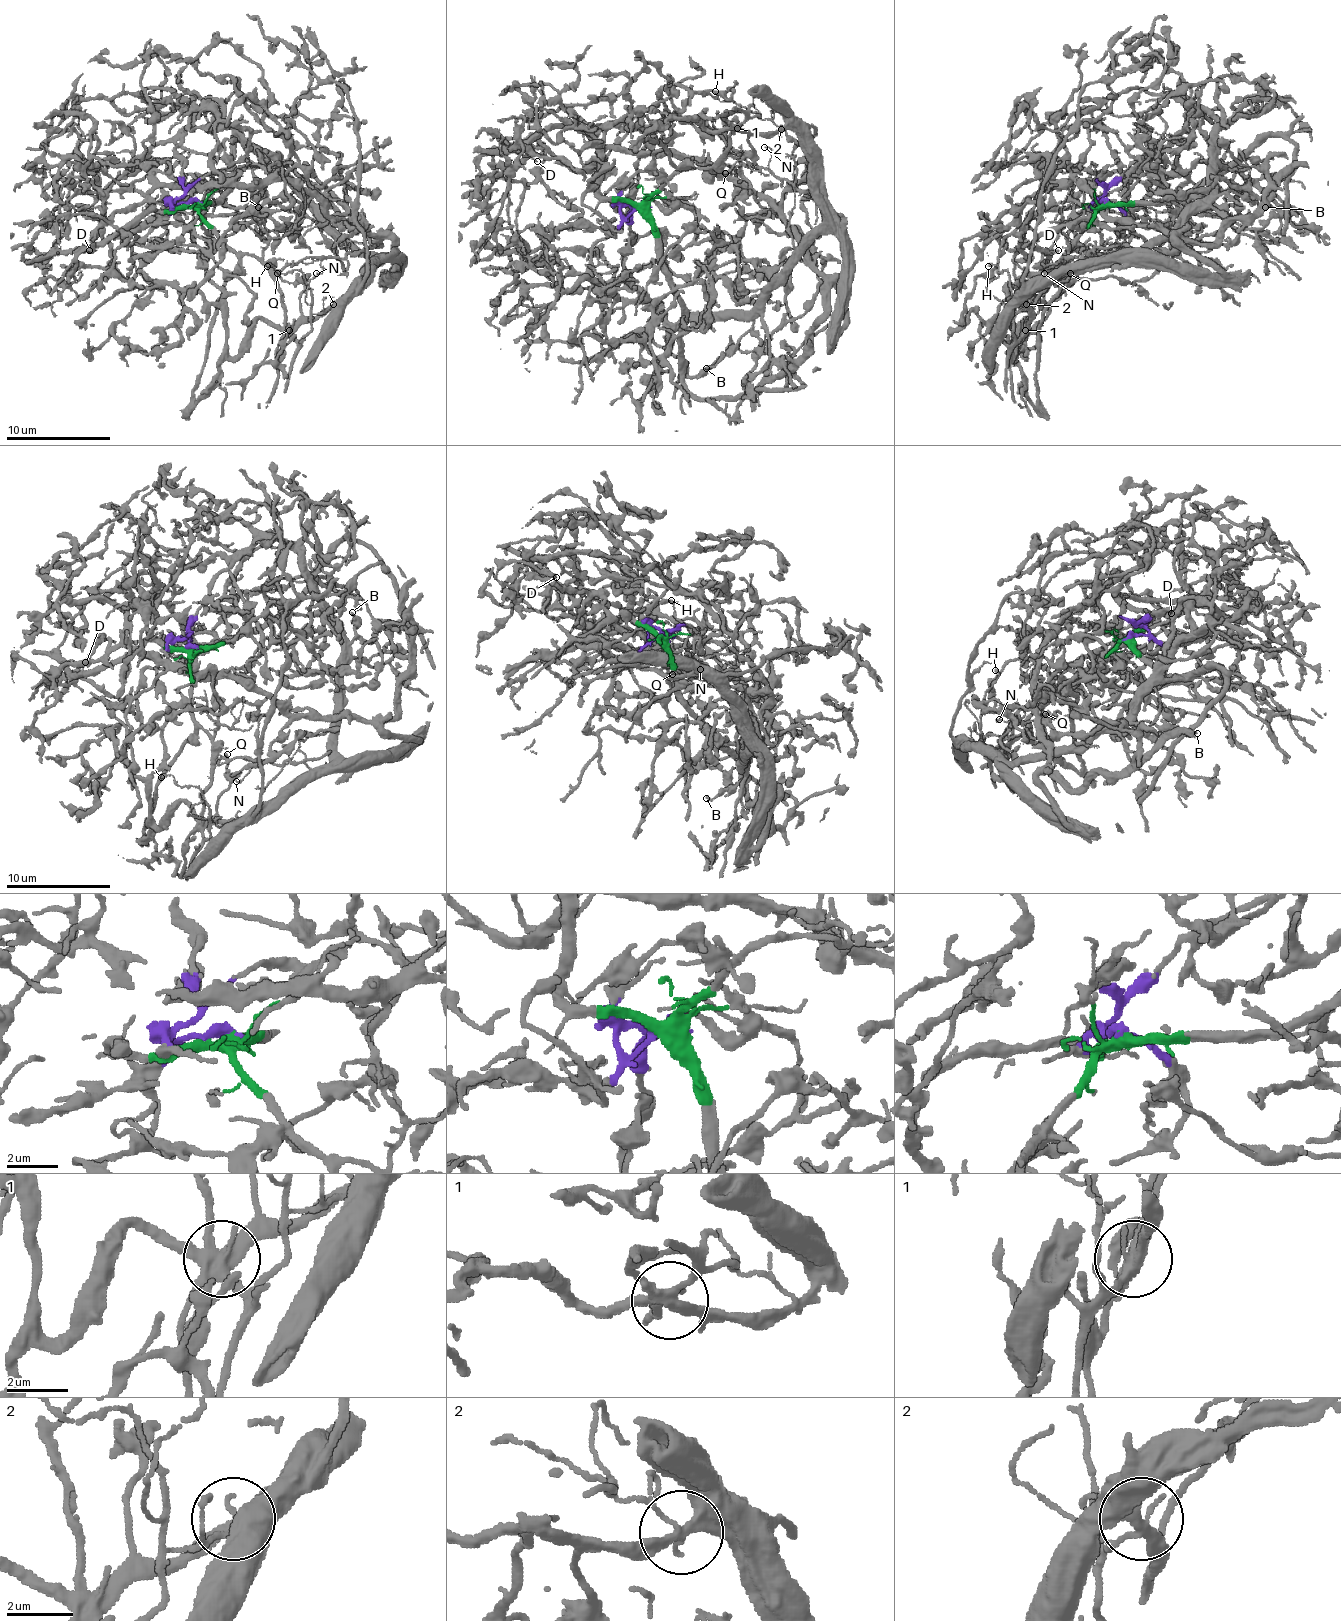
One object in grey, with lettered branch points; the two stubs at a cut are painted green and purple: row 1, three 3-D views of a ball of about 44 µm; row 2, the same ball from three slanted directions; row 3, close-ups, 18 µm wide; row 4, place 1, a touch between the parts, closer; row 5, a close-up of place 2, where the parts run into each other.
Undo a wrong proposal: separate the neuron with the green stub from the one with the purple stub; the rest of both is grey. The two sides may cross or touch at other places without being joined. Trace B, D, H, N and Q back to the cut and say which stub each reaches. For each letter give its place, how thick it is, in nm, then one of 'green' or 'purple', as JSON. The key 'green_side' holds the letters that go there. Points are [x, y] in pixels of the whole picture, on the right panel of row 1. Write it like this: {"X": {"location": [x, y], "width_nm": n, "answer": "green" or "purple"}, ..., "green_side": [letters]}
{"B": {"location": [1265, 207], "width_nm": 160, "answer": "purple"}, "D": {"location": [1058, 250], "width_nm": 90, "answer": "green"}, "H": {"location": [988, 266], "width_nm": 150, "answer": "green"}, "N": {"location": [1044, 273], "width_nm": 130, "answer": "green"}, "Q": {"location": [1070, 273], "width_nm": 180, "answer": "purple"}, "green_side": ["D", "H", "N"]}

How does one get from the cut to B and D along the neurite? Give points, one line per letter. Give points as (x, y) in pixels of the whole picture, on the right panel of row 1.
B: (1104, 201), (1125, 170), (1164, 146), (1201, 110), (1219, 126), (1214, 188), (1222, 193), (1250, 196), (1266, 206)
D: (1104, 204), (1097, 212), (1091, 206), (1047, 206), (1026, 222), (1024, 238), (1029, 243), (1047, 251), (1058, 251)

